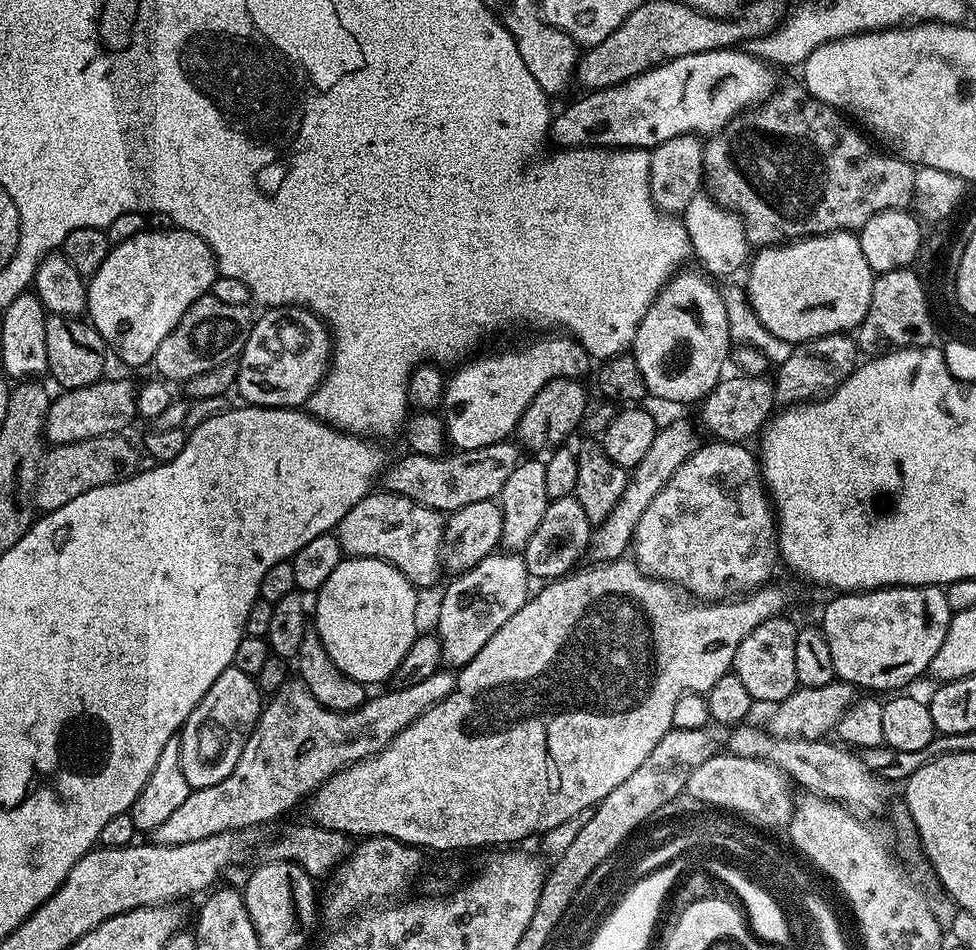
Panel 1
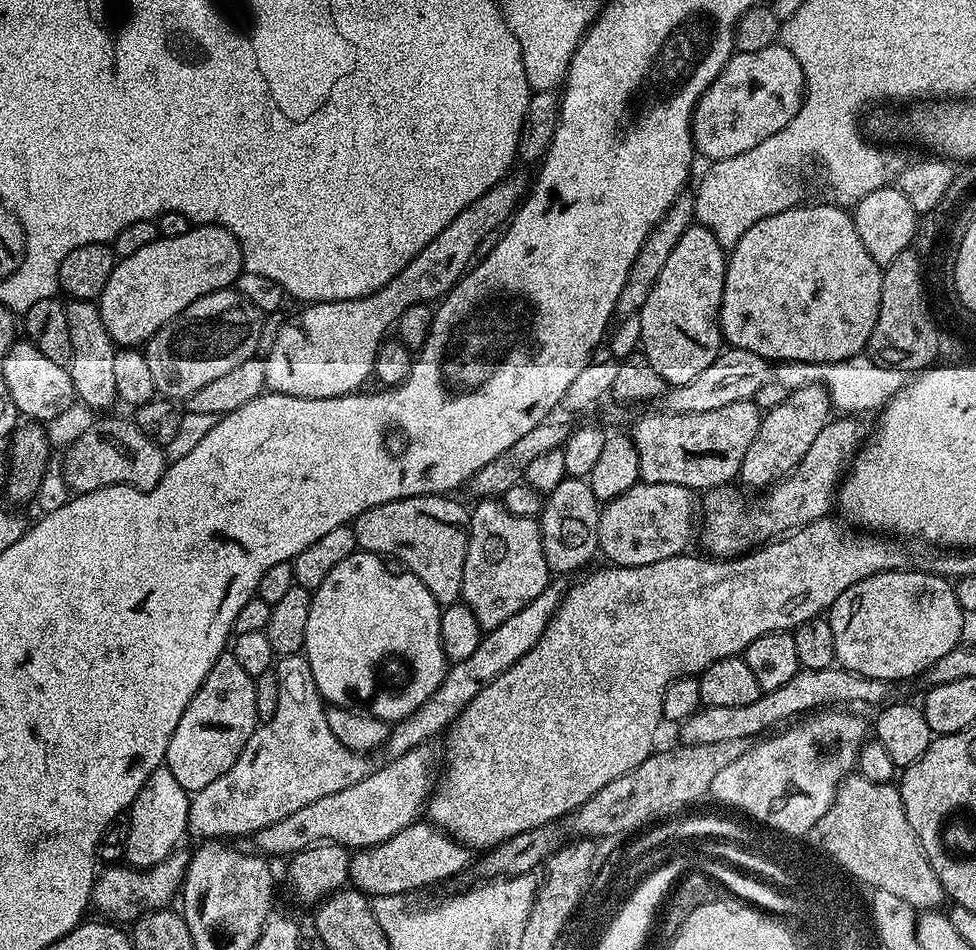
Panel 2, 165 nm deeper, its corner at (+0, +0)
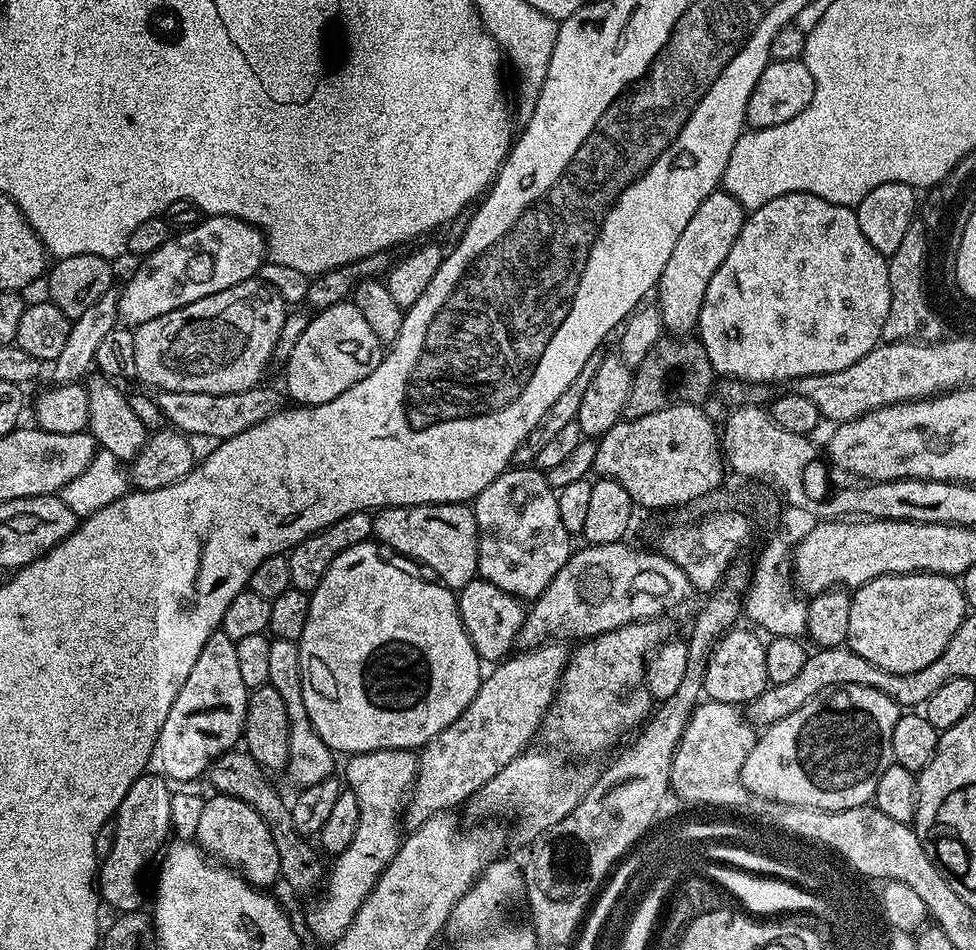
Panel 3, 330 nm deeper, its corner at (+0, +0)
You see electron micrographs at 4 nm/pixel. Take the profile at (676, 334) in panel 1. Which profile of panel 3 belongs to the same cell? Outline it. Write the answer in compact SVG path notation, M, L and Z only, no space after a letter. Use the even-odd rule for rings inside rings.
M723 190L711 192L694 210L694 218L682 230L678 243L666 262L666 270L662 270L658 293L660 292L660 317L665 329L672 334L688 334L700 323L702 298L706 294L706 286L710 286L710 278L714 278L714 270L726 262L726 254L730 254L730 246L738 238L746 219L746 210L732 195Z

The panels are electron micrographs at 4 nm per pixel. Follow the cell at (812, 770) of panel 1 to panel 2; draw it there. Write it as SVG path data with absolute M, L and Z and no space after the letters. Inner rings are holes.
M853 774L841 784L836 792L836 800L826 810L819 822L824 829L825 844L832 849L843 865L847 875L854 881L861 880L861 885L869 889L886 891L903 898L916 910L936 910L946 900L946 893L938 874L934 874L934 866L930 866L930 858L922 850L910 822L906 818L906 810L902 806L899 787L895 783L880 784L859 774Z

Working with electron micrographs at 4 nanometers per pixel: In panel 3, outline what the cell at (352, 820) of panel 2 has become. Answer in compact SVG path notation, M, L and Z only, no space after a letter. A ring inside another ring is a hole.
M545 642L499 661L493 667L496 669L481 679L474 702L446 730L424 745L418 756L420 770L416 773L416 785L402 817L409 829L422 826L434 814L455 809L455 804L463 800L471 801L498 770L535 741L532 739L541 731L544 716L560 686L560 676L568 664L570 648L564 644L567 643Z

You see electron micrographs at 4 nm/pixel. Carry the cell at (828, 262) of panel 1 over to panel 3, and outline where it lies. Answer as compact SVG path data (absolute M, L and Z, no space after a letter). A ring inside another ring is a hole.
M795 192L782 194L761 208L753 208L747 213L742 230L730 246L730 254L726 254L726 262L714 270L714 278L710 278L710 286L706 286L706 294L702 298L698 339L706 350L712 363L712 371L720 378L735 378L754 384L773 386L779 380L791 382L810 374L834 374L838 370L846 370L846 366L854 366L858 358L862 358L877 344L881 343L884 334L886 314L890 314L890 274L885 256L870 242L866 242L866 234L858 227L858 218L852 208L834 202L826 202L826 198L818 198L814 194Z

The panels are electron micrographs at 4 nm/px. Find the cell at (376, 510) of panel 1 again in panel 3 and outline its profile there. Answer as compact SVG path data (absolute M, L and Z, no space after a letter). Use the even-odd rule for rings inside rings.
M467 503L407 504L401 508L381 508L372 517L372 536L385 549L393 548L425 564L433 572L431 575L446 588L459 590L477 579L480 531L476 515Z

